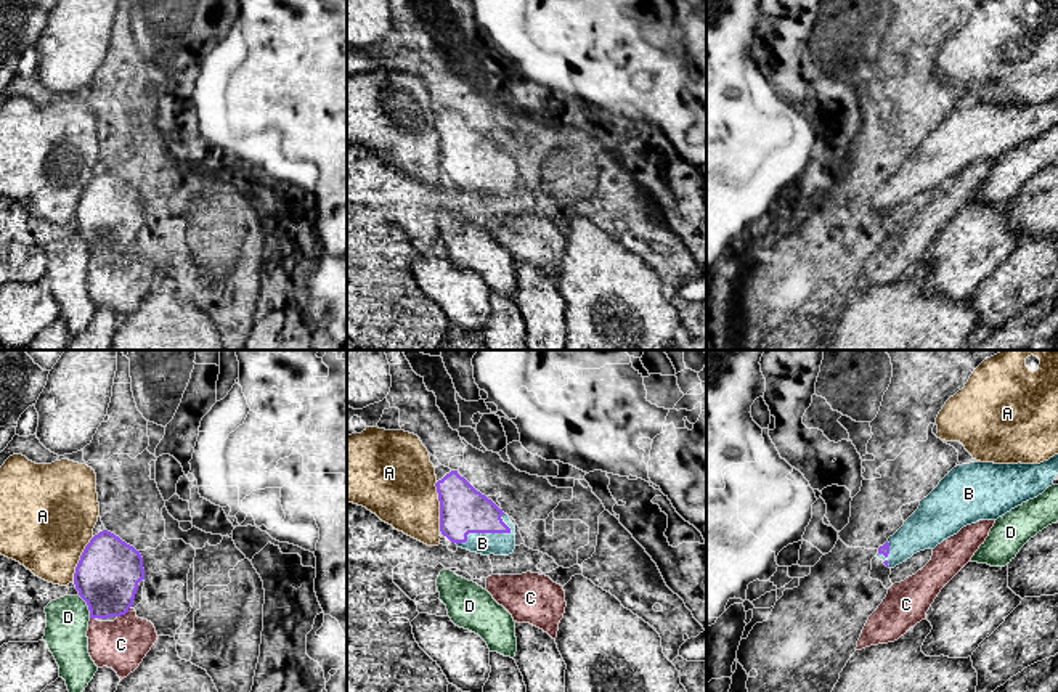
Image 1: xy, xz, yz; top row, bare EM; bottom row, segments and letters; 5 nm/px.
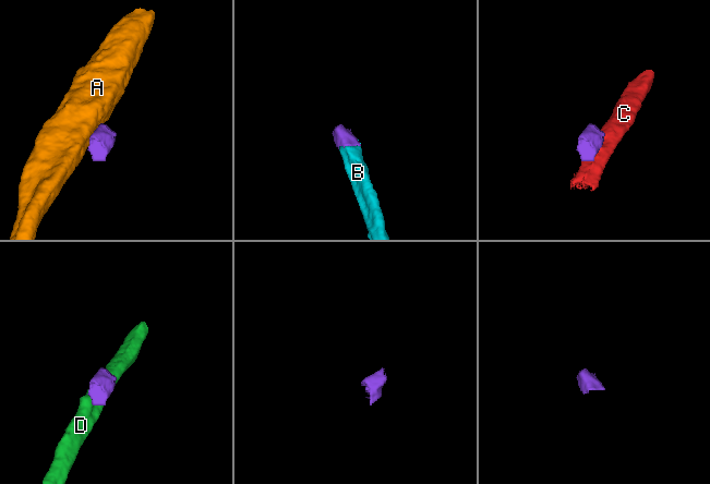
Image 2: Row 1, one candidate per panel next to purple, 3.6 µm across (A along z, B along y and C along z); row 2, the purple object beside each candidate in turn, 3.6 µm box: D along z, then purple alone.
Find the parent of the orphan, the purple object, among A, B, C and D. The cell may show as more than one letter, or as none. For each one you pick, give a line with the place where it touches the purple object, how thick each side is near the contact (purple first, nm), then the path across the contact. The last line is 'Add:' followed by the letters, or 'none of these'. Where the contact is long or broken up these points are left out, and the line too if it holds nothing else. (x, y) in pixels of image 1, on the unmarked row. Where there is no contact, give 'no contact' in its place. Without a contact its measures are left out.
B: meets purple in xz at (482, 172); 240 nm thick on the purple side, 110 nm on the other; runs through xz (463, 150), (482, 172), (482, 183)
Add: B

